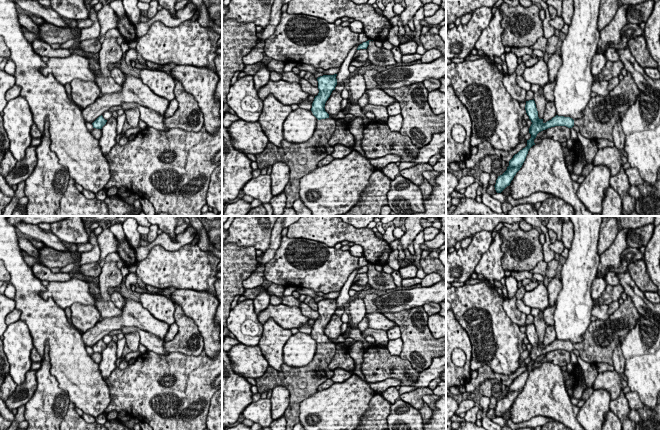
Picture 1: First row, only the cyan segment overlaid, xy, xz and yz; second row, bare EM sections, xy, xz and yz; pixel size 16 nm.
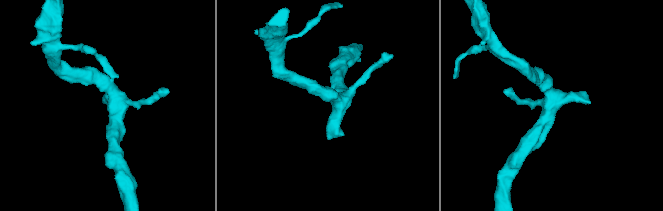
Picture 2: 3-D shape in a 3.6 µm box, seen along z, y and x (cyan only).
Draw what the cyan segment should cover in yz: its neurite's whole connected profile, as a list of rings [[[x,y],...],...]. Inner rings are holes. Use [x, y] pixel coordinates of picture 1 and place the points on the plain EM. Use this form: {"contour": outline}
{"contour": [[[627,296],[620,307],[606,320],[593,321],[586,330],[583,340],[573,344],[570,341],[556,339],[546,347],[538,341],[538,335],[534,323],[526,325],[525,334],[532,348],[529,352],[531,362],[527,364],[527,370],[520,374],[509,385],[507,394],[498,400],[495,408],[497,417],[501,417],[510,409],[516,397],[522,391],[529,373],[535,369],[537,358],[555,350],[572,352],[576,349],[581,359],[590,364],[607,363],[613,365],[612,354],[618,343],[622,343],[625,335],[634,328],[640,318],[632,298]]]}

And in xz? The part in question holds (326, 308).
{"contour": [[[337,298],[323,299],[317,302],[319,317],[314,322],[311,335],[318,344],[309,364],[303,367],[283,364],[280,370],[268,366],[265,373],[255,379],[260,394],[276,386],[284,386],[289,390],[290,403],[284,413],[286,430],[293,430],[293,427],[299,423],[300,403],[315,394],[318,387],[334,375],[329,369],[329,363],[336,353],[336,343],[330,342],[324,331],[337,309],[336,300]]]}

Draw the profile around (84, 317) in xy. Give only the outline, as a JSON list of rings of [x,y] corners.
[[[74,303],[71,309],[71,323],[82,333],[93,328],[102,318],[94,305]]]

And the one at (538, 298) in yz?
[[[543,283],[538,284],[535,289],[525,292],[522,301],[530,308],[537,308],[540,311],[543,311],[549,306],[547,287]]]

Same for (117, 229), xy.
[[[115,223],[108,228],[118,240],[125,240],[126,236],[121,223]]]

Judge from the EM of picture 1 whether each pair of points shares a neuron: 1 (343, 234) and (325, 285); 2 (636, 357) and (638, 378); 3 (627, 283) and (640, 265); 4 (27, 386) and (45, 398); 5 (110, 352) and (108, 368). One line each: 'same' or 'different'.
1: different
2: same
3: different
4: different
5: same

